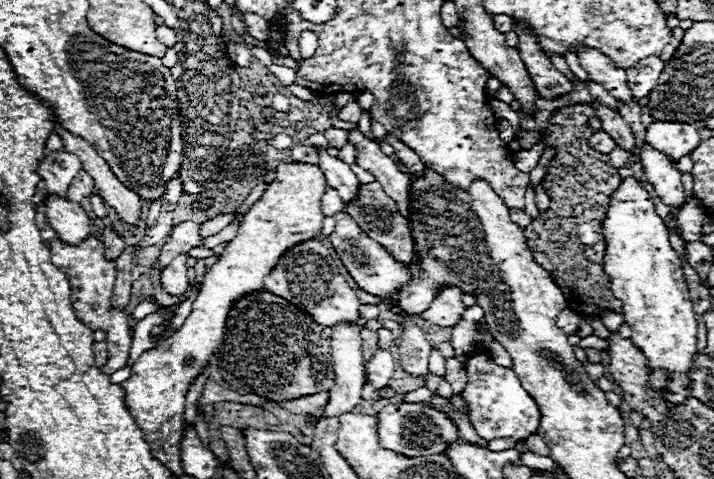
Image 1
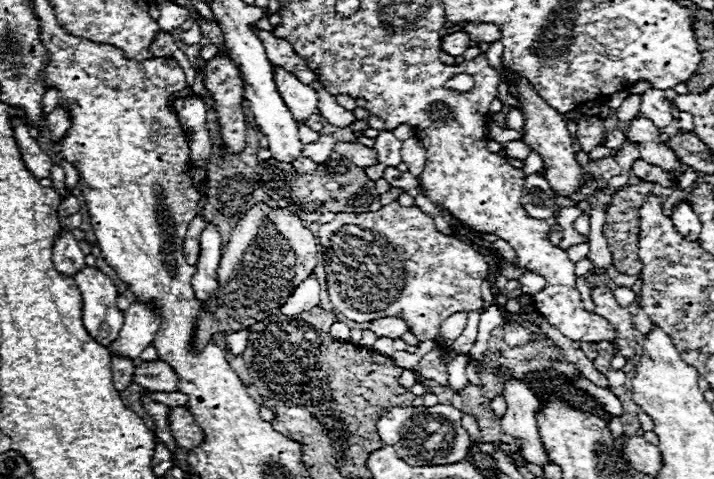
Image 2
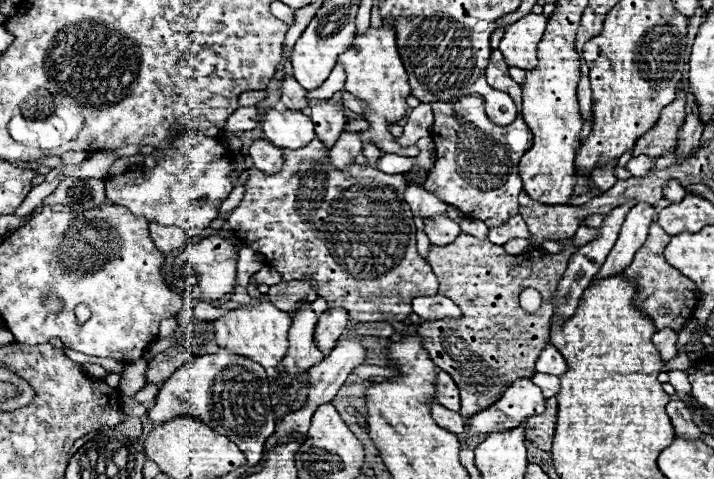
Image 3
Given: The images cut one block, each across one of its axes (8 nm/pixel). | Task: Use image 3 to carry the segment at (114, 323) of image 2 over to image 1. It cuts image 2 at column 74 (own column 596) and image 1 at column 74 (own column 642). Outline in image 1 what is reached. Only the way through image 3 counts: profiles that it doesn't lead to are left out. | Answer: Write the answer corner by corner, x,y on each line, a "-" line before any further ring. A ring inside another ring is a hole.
46,194
44,202
46,202
48,224
56,230
60,240
76,244
76,240
84,240
84,236
92,234
88,214
80,208
80,204
64,200
54,194

